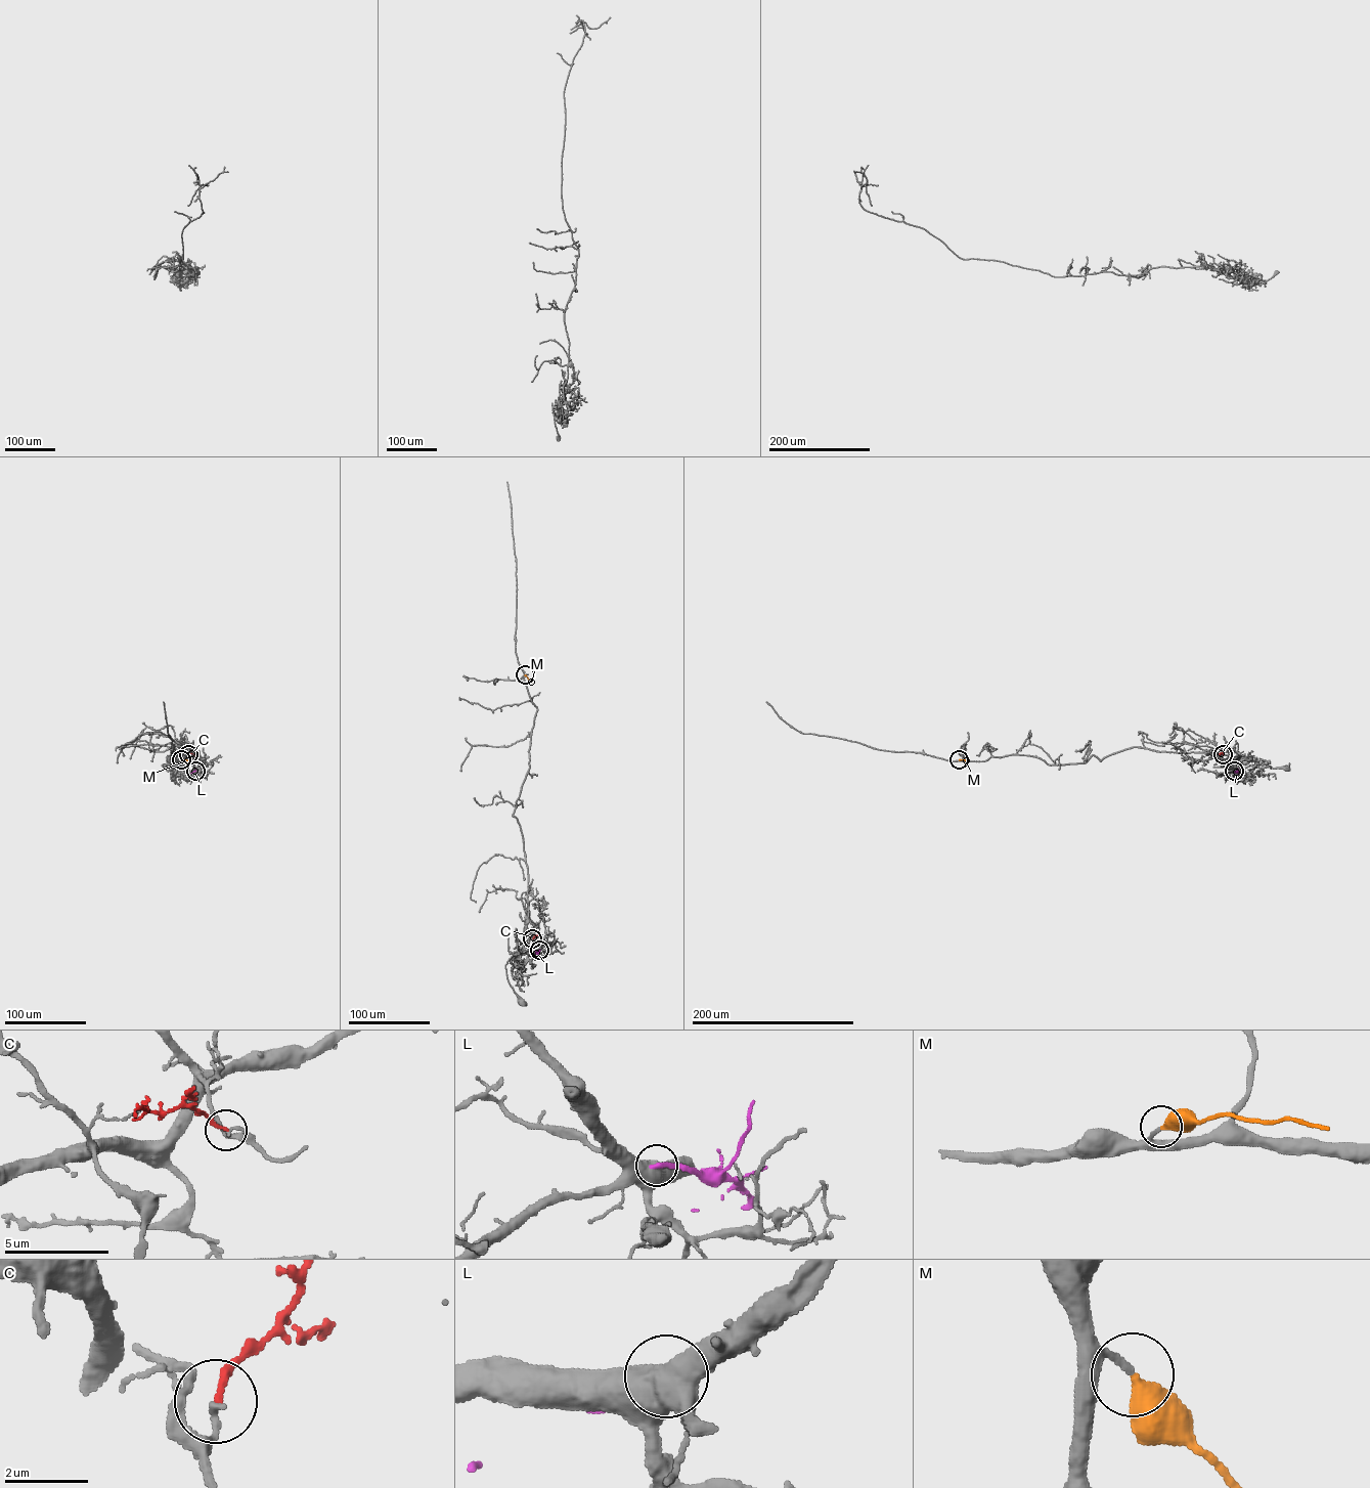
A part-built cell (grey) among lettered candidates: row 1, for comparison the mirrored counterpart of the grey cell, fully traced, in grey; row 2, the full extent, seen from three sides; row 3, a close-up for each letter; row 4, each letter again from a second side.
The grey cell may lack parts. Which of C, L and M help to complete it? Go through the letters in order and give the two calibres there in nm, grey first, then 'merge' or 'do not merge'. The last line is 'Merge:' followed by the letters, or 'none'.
C: calibres 140 and 170 nm; do not merge
L: calibres 700 and 240 nm; do not merge
M: calibres 170 and 480 nm; merge
Merge: M

